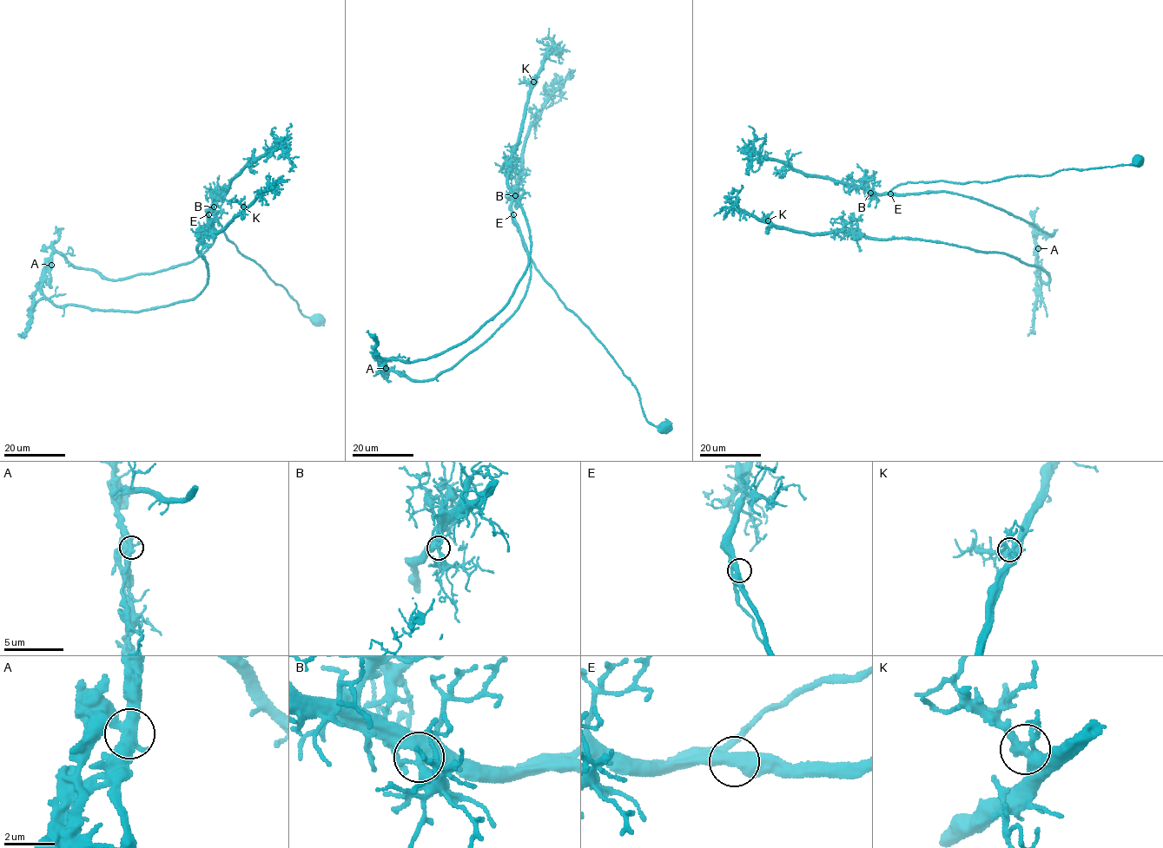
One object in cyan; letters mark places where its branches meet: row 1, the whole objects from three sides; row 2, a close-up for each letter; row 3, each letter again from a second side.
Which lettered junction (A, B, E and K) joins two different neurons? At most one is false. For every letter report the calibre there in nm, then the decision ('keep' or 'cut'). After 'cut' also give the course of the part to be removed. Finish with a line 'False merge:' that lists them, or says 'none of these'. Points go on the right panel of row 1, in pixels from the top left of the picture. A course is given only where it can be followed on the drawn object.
A: calibre 400 nm; cut; course (1038, 248), (1039, 276), (1047, 283), (1049, 272), (1007, 253), (908, 237), (779, 228), (747, 214), (733, 188)
B: calibre 420 nm; keep
E: calibre 420 nm; keep
K: calibre 400 nm; keep
False merge: A

